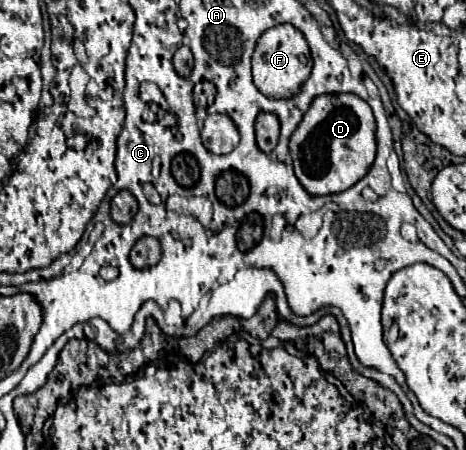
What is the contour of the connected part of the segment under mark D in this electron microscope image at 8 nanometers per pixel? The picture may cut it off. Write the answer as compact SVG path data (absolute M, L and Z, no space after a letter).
M355 93L317 95L291 135L295 175L311 195L331 195L355 185L375 161L375 119L367 101Z

